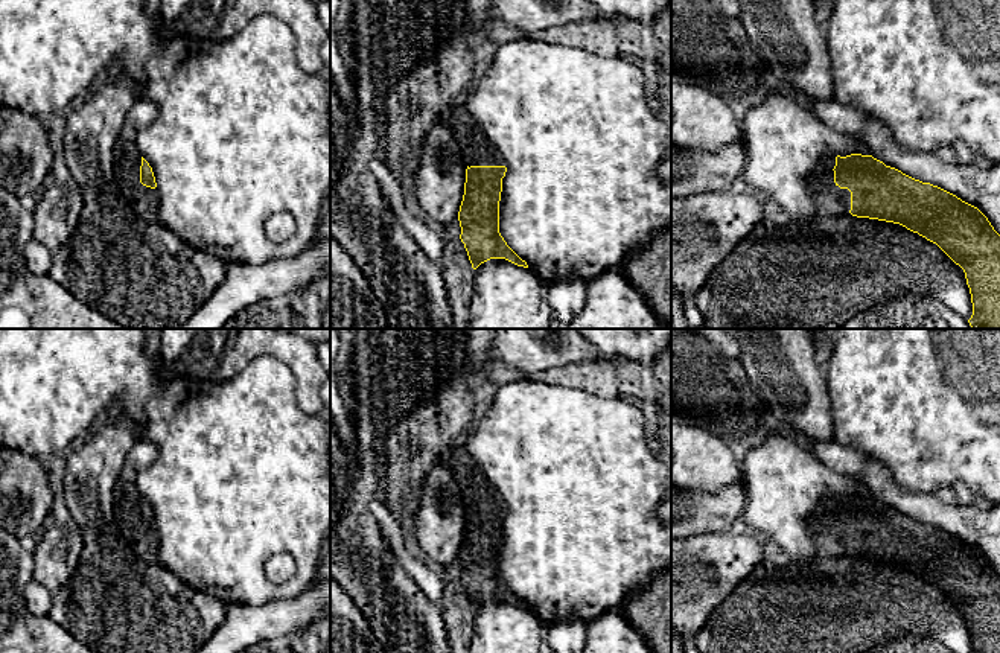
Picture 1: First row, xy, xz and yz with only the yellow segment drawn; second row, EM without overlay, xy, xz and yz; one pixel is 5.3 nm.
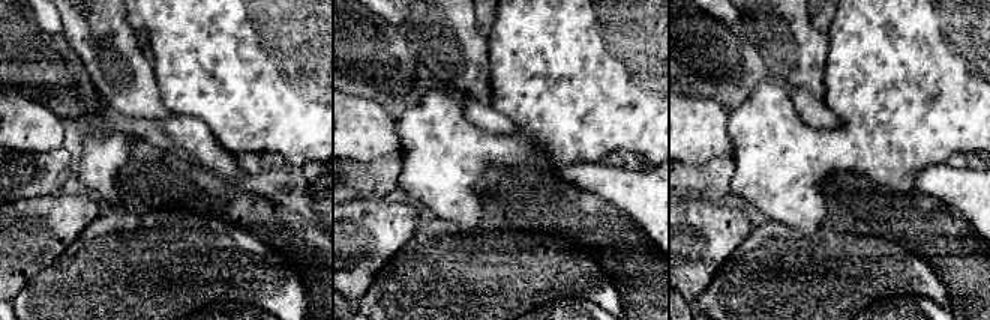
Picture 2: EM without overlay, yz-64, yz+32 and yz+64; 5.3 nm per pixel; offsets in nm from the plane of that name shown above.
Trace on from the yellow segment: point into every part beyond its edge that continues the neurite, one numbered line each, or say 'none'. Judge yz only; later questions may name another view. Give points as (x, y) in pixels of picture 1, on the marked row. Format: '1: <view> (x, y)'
1: yz (833, 201)

